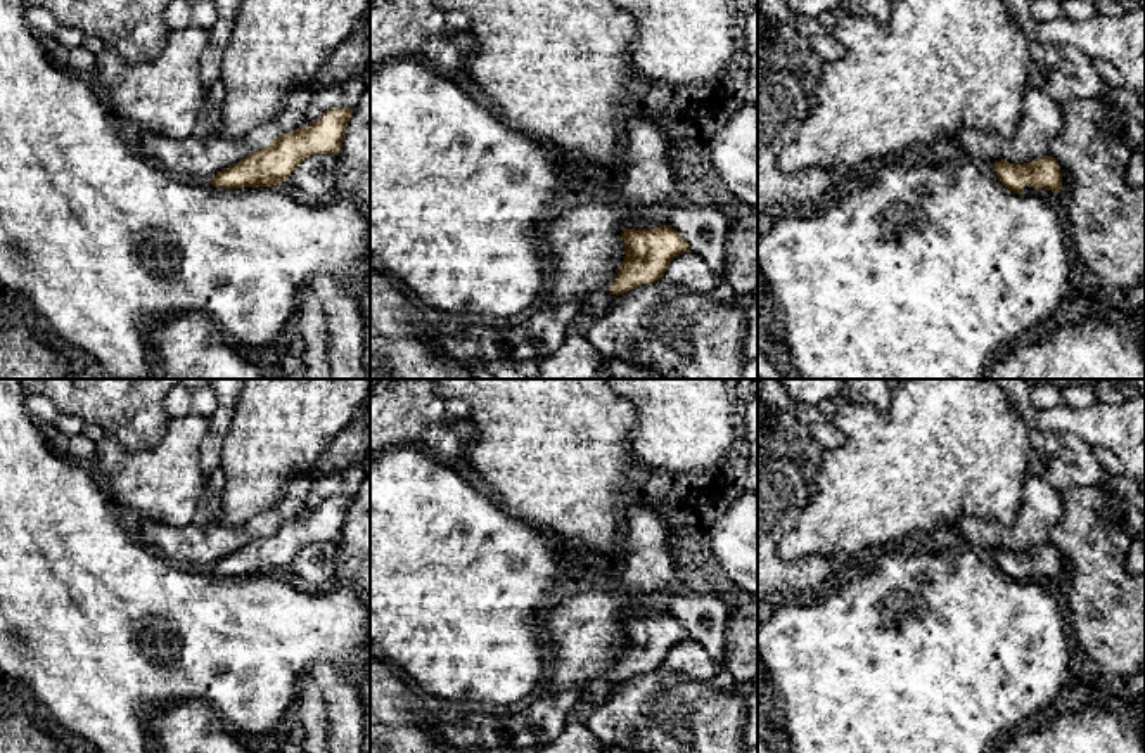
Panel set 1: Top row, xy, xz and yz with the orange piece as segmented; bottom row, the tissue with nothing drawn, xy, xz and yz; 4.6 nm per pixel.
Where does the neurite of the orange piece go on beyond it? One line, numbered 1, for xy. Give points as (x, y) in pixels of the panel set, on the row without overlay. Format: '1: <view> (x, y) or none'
1: none

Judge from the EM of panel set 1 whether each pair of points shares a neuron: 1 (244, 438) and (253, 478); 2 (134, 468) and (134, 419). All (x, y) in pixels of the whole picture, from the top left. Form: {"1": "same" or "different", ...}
{"1": "same", "2": "different"}

